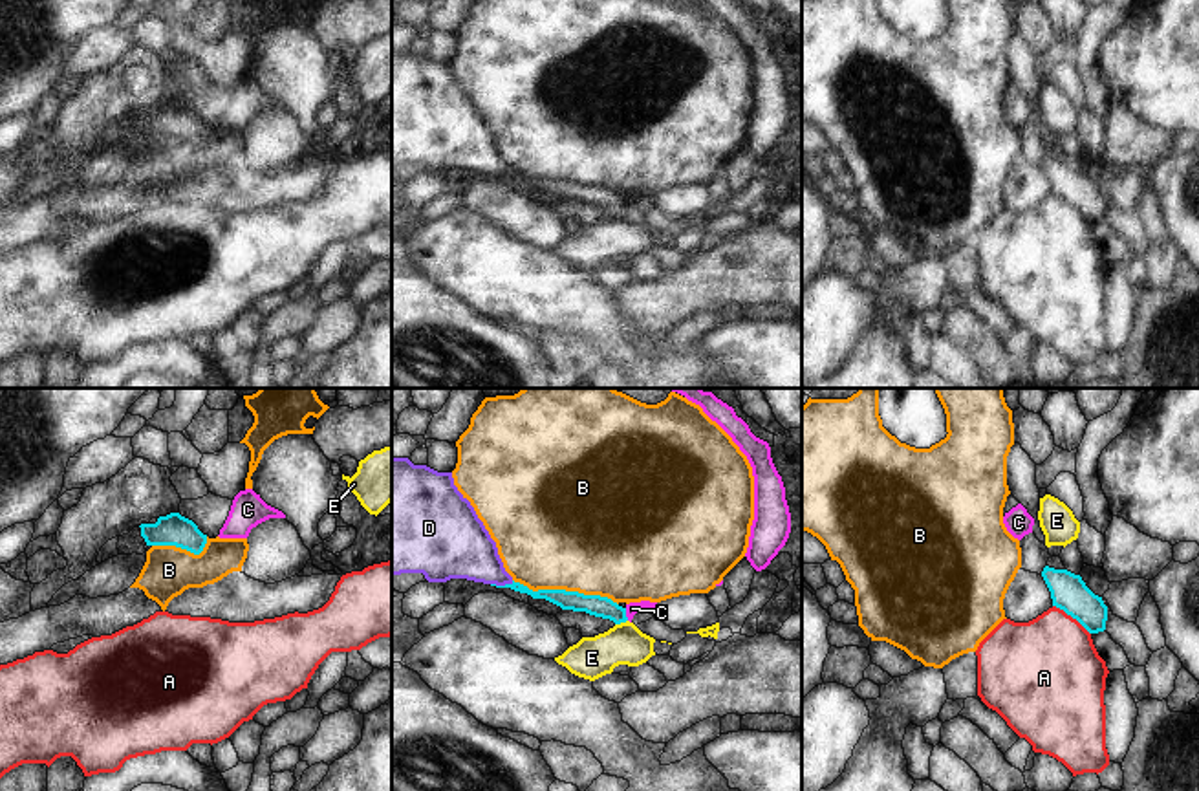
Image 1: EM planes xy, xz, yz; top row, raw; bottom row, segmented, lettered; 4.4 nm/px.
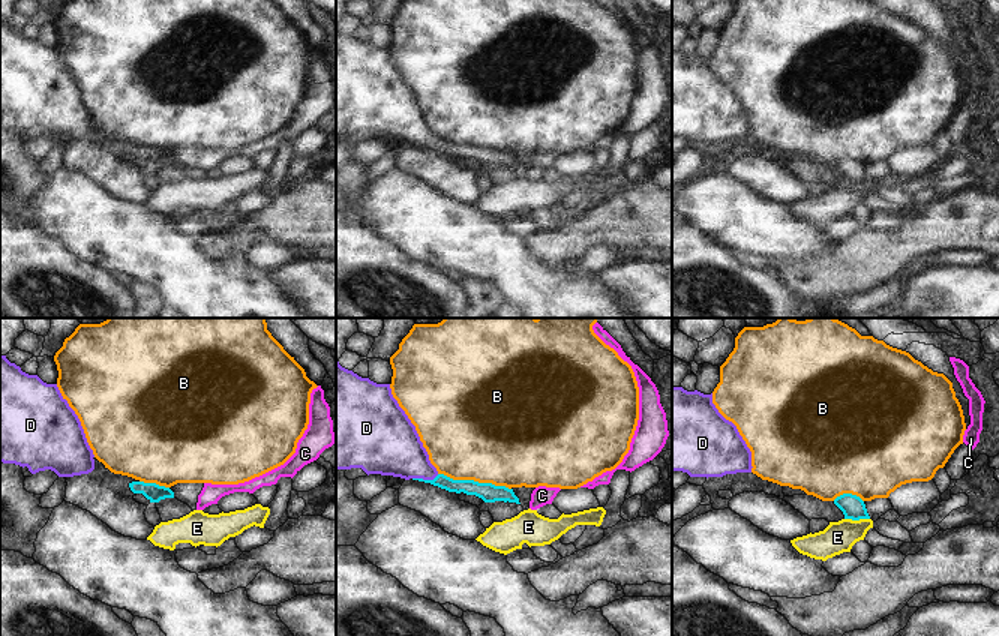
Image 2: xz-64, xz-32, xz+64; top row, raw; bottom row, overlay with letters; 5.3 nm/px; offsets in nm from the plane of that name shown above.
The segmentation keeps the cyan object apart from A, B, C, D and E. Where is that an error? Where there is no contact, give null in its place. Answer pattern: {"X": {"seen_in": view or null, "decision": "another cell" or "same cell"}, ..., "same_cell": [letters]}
{"A": {"seen_in": "yz", "decision": "another cell"}, "B": {"seen_in": "xz", "decision": "another cell"}, "C": {"seen_in": "xz", "decision": "another cell"}, "D": {"seen_in": "xz", "decision": "same cell"}, "E": {"seen_in": "xz", "decision": "another cell"}, "same_cell": ["D"]}

